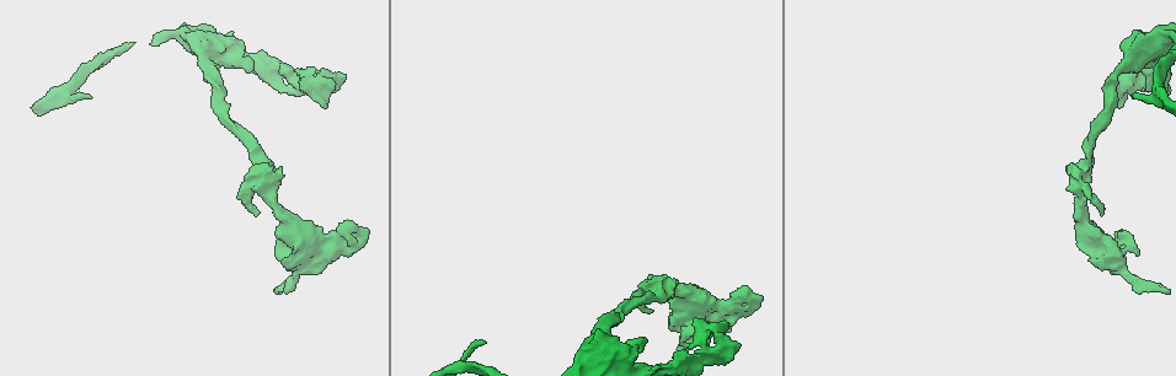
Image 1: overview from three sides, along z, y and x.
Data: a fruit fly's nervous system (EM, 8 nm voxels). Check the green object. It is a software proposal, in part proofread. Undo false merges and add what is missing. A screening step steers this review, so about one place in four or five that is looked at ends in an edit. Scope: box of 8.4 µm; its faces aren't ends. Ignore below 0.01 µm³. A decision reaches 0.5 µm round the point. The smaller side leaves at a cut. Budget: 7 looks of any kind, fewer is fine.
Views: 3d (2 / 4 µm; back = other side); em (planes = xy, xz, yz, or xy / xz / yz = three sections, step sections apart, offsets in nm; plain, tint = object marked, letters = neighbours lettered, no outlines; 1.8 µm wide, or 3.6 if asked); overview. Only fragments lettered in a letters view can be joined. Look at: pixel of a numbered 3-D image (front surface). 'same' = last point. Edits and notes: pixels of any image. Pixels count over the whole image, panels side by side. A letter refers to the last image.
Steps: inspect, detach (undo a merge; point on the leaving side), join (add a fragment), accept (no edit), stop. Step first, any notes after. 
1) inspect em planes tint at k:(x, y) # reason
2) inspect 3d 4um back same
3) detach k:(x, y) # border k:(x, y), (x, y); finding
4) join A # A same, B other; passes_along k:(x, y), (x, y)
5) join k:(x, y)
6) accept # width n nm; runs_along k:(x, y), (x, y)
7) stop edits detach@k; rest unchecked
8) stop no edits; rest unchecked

inspect em 3.6um yz step 16 letters at 1:(217, 46) # abrupt turn

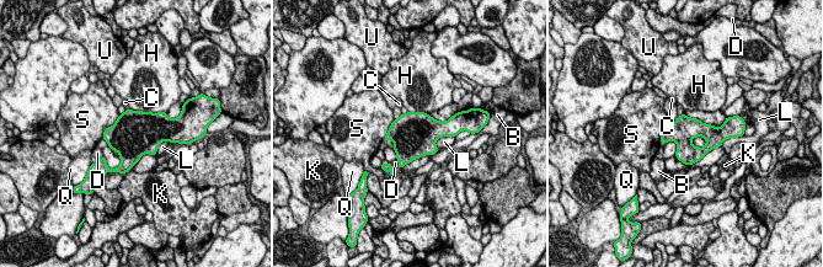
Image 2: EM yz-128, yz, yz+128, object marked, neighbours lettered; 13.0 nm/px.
accept # B other, C other, D other, H other, K other, L other, Q other, S other, U other; border 2:(407, 111), (423, 111), (427, 113); all the same neuron

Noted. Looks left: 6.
inspect em planes letters at 1:(704, 360)

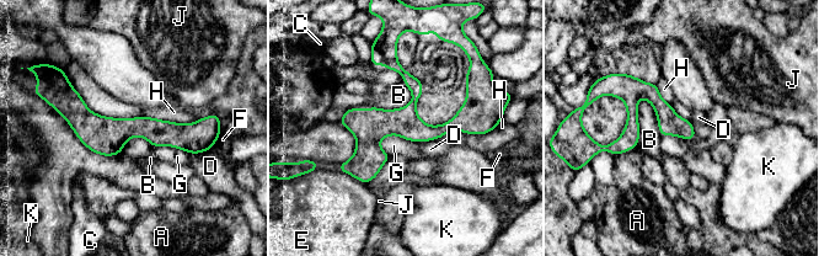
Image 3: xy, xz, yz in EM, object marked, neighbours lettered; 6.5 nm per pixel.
accept # width 160 nm; A other, B other, C other, D other, E other, F other, G other, H other, J other, K other; border 3:(418, 142), (385, 136), (379, 145); all the same neuron

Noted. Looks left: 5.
inspect 3d 4um at 1:(661, 287) # branch point

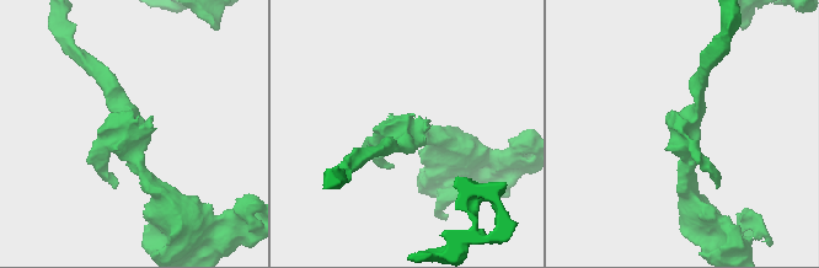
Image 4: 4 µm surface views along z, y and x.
inspect em planes tint at 4:(685, 140) # now the EM

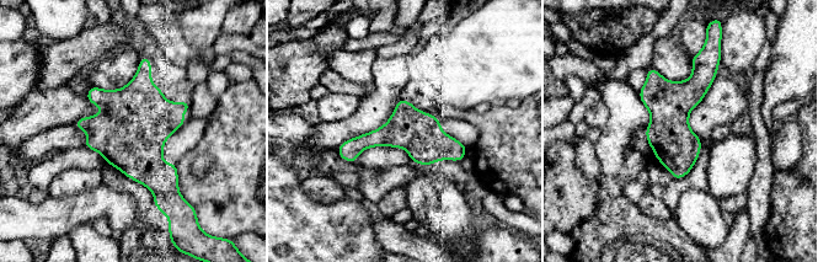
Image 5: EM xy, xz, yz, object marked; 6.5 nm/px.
inspect em planes letters same

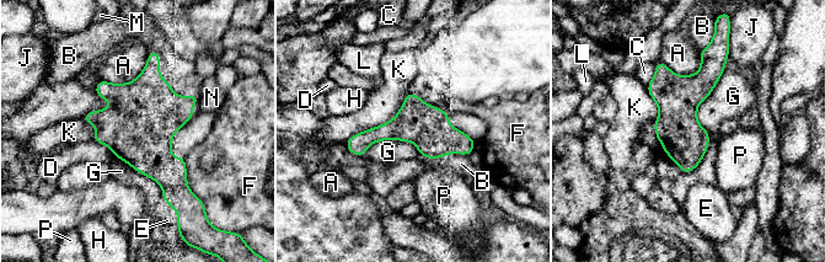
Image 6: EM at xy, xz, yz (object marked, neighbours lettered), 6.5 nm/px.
accept # A other, B other, C other, D other, E other, F other, G other, H other, J other, K other, L other, M other, N other, P other; runs_along 6:(471, 143), (381, 132), (349, 145); one neuron here

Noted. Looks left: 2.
stop no edits; rest unchecked

